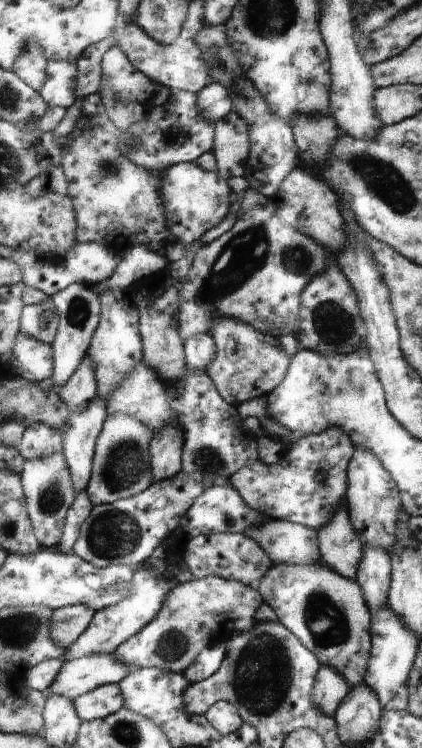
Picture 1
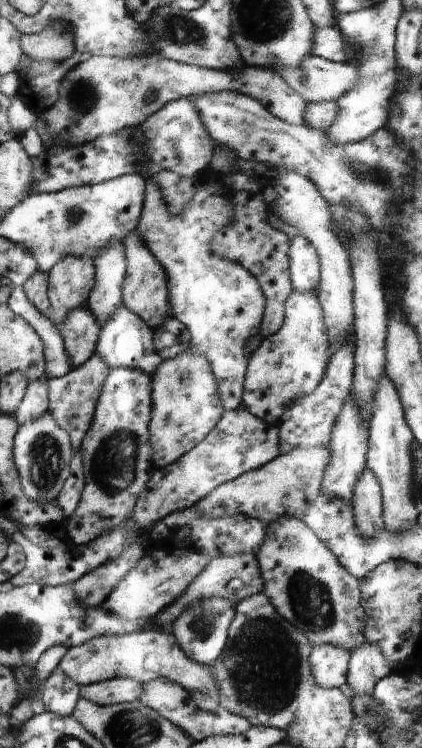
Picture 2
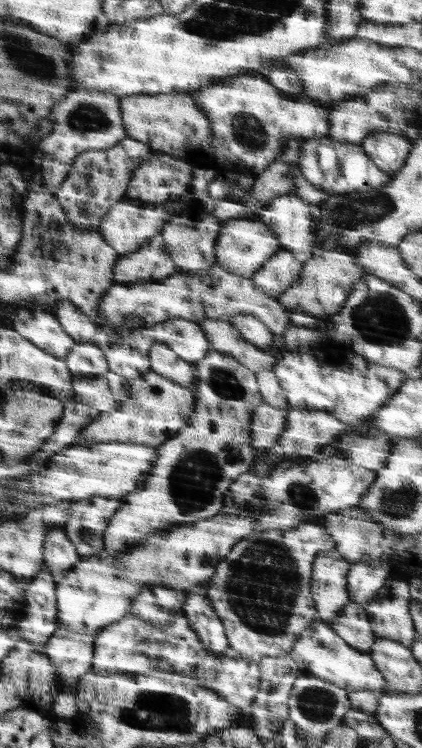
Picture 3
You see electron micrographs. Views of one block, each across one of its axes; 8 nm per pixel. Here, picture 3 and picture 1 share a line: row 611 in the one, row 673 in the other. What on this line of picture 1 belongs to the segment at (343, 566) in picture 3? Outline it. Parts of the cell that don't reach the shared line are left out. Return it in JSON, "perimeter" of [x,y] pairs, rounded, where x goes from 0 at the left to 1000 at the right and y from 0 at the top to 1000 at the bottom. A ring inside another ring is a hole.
{"perimeter":[[[763,889],[749,902],[749,913],[742,916],[742,936],[749,947],[758,948],[773,956],[796,957],[806,941],[820,936],[832,918],[827,912],[815,909],[806,898],[791,893]]]}

